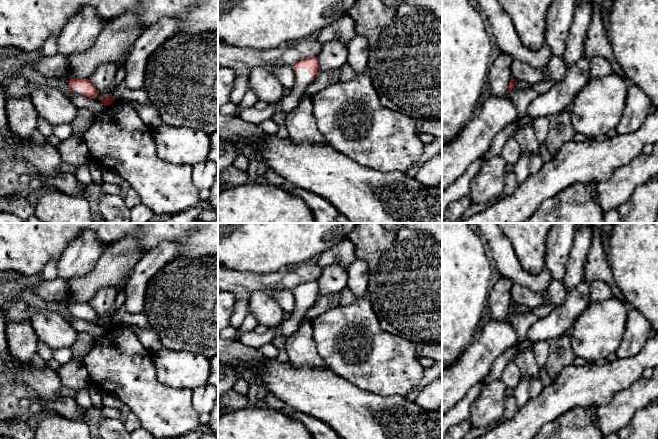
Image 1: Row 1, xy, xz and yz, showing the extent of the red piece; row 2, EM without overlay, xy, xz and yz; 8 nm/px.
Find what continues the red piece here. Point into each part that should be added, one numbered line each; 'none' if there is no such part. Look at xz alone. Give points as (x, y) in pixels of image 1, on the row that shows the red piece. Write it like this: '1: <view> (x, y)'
1: xz (287, 103)

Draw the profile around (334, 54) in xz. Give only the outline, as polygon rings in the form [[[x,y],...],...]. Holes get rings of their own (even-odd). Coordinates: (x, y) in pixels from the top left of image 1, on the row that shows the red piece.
[[[339,40],[324,43],[317,58],[319,64],[318,72],[329,72],[341,68],[347,62],[347,45]]]

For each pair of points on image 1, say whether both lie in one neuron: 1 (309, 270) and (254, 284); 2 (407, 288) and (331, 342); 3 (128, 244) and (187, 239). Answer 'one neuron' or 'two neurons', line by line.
1: one neuron
2: two neurons
3: two neurons

